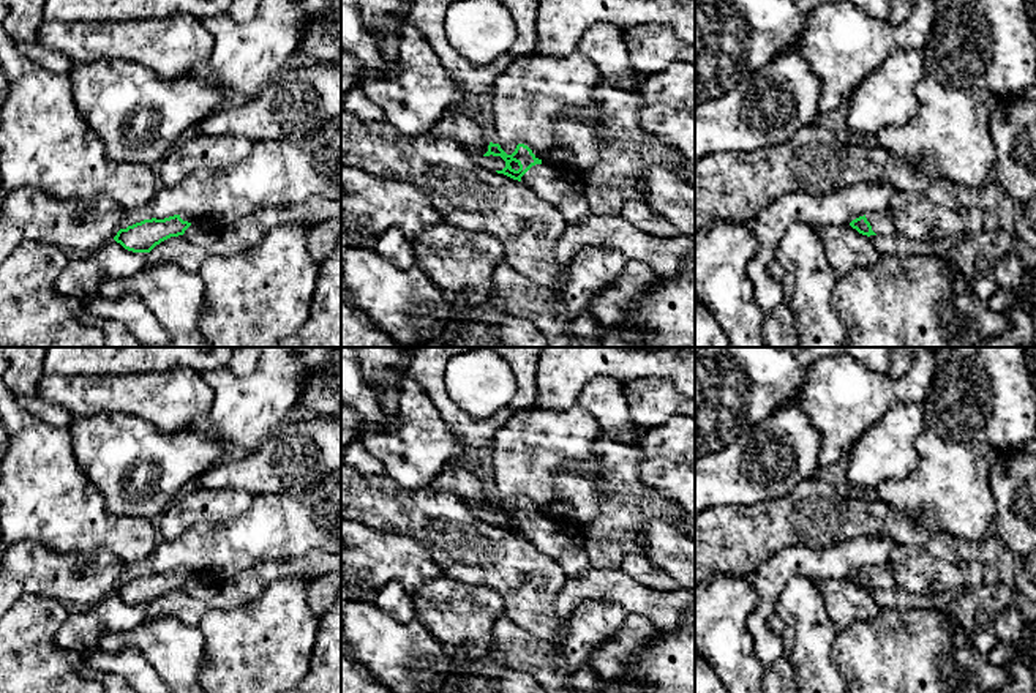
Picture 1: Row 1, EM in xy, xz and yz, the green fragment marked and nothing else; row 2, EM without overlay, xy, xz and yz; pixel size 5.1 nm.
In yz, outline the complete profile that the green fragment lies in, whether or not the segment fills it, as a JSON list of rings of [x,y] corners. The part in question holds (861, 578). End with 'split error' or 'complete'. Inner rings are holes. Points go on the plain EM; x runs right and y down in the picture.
[[[891,562],[864,568],[850,576],[853,582],[856,582],[862,589],[889,589],[895,586],[894,568]]]; split error

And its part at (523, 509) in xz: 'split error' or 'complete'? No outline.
split error

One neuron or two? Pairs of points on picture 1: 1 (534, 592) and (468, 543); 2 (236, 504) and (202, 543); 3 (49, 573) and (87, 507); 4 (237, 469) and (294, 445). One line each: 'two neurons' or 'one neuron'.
1: one neuron
2: two neurons
3: two neurons
4: one neuron

